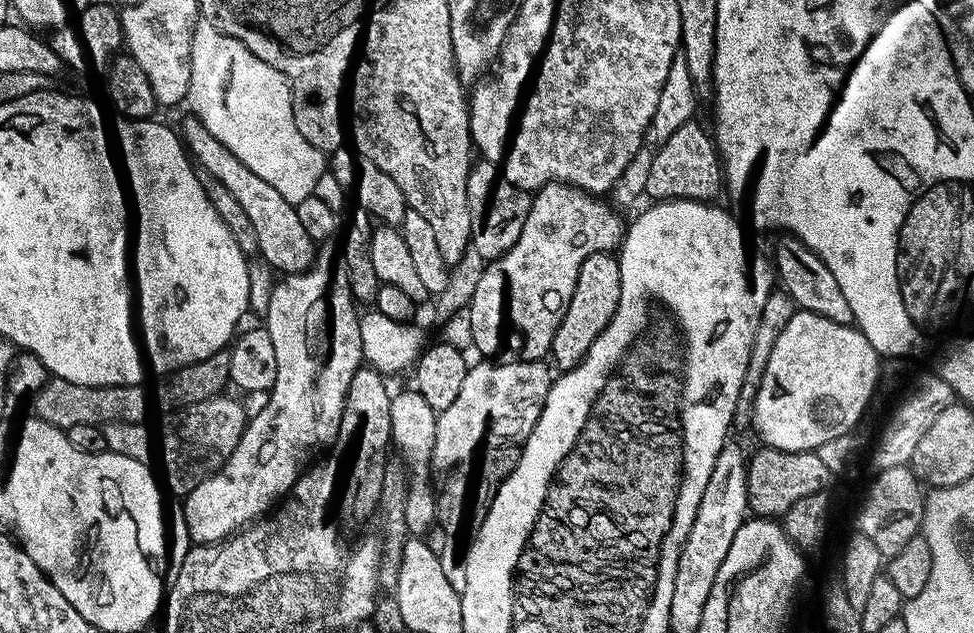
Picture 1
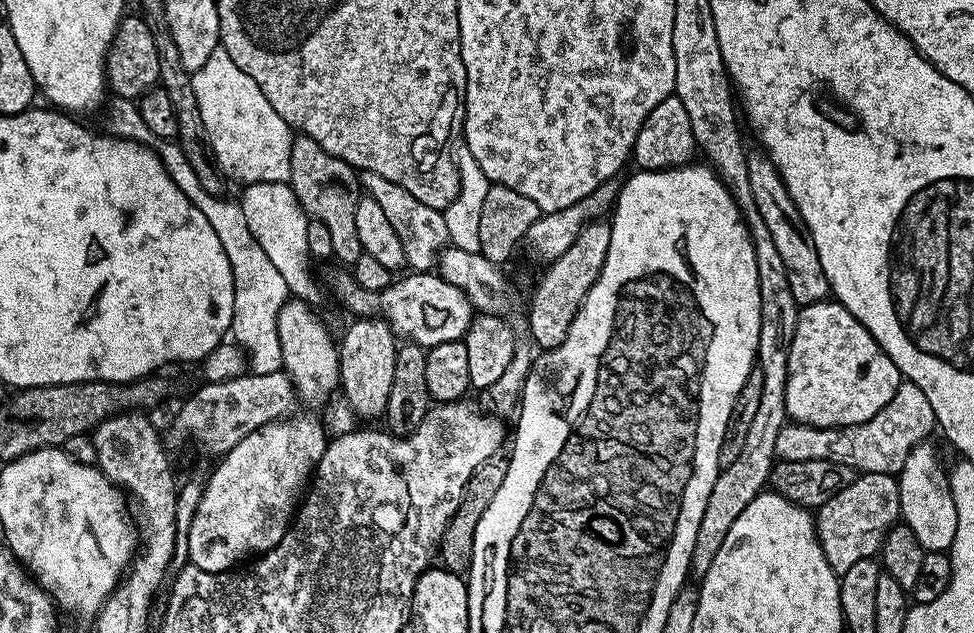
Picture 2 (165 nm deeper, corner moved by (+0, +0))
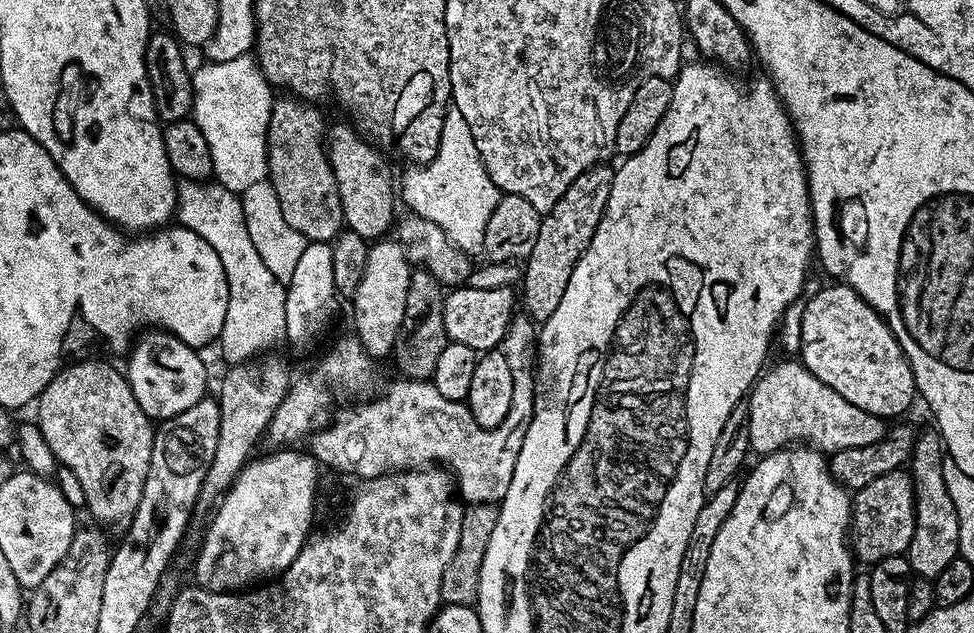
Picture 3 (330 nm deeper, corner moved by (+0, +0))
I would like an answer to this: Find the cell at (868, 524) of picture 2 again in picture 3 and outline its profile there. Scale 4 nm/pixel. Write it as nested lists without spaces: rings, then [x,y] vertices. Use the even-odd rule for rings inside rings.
[[[907,471],[882,474],[870,486],[855,489],[852,496],[850,547],[852,555],[865,566],[877,564],[882,558],[907,553],[915,528],[915,502],[912,477]]]

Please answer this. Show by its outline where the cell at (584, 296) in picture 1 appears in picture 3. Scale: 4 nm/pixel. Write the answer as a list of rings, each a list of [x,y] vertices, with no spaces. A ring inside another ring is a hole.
[[[608,162],[582,170],[582,174],[566,186],[566,194],[554,202],[554,210],[543,213],[534,250],[530,250],[522,268],[522,308],[534,322],[546,321],[554,310],[558,310],[558,302],[562,302],[562,294],[566,294],[566,282],[570,282],[570,274],[574,274],[578,258],[582,258],[586,246],[590,246],[594,230],[598,230],[598,222],[610,198],[610,186],[614,186],[615,173],[616,168]]]

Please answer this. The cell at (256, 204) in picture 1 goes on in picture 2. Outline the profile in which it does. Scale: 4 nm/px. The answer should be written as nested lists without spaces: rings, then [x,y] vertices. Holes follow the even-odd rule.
[[[412,272],[405,280],[397,279],[392,287],[375,292],[358,286],[355,275],[348,274],[348,277],[336,276],[332,280],[332,292],[336,300],[351,315],[356,318],[383,318],[392,328],[392,332],[405,341],[421,344],[424,349],[438,346],[442,342],[454,342],[463,340],[468,334],[474,319],[474,305],[465,292],[451,288],[438,274],[432,272]]]

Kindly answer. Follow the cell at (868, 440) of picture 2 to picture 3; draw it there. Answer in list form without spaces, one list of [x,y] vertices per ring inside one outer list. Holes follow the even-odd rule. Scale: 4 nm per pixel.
[[[799,359],[784,360],[770,368],[757,379],[746,396],[748,446],[757,457],[801,442],[818,452],[831,454],[854,446],[870,446],[870,442],[878,442],[886,435],[885,417],[870,414],[854,406],[854,402],[846,402],[842,394],[814,378]]]

